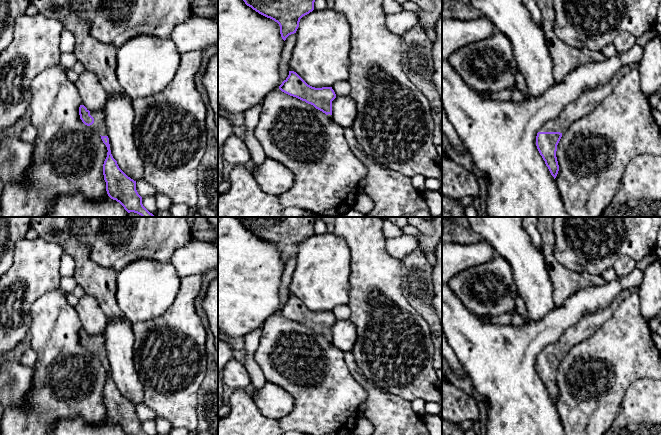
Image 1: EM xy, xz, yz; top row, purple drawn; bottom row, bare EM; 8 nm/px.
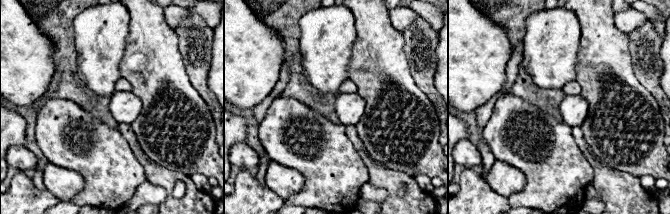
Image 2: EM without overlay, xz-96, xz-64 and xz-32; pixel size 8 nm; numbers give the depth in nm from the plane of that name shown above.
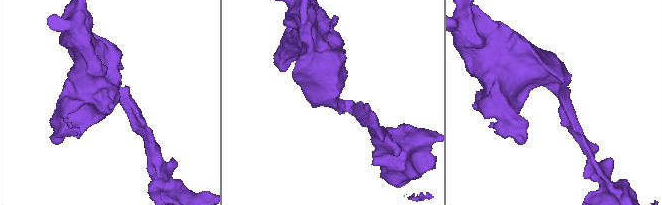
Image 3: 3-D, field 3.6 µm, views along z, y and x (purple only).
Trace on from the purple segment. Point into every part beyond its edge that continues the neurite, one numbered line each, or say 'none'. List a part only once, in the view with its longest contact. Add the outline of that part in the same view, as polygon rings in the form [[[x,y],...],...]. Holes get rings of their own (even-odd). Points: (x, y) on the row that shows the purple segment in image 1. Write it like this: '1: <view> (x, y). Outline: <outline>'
1: yz (584, 105). Outline: [[[631,64],[622,67],[606,84],[588,90],[582,97],[566,107],[557,118],[545,124],[539,132],[560,132],[564,134],[573,122],[592,112],[602,100],[611,94],[619,80],[635,67],[638,66]]]

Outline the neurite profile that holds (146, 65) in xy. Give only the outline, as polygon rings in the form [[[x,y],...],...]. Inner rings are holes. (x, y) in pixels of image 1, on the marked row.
[[[136,36],[117,49],[117,80],[131,100],[154,96],[174,79],[180,60],[171,39]]]

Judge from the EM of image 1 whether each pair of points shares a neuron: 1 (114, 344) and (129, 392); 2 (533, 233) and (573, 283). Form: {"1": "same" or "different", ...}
{"1": "same", "2": "different"}

